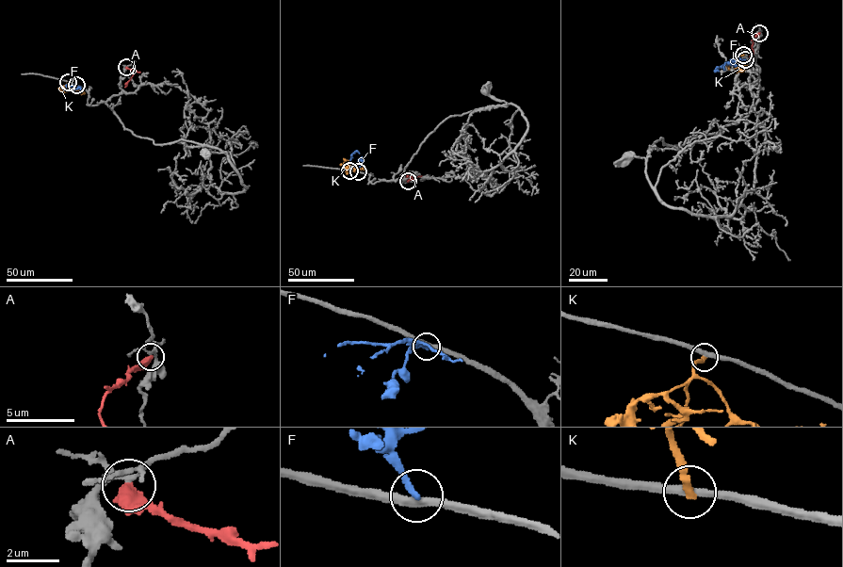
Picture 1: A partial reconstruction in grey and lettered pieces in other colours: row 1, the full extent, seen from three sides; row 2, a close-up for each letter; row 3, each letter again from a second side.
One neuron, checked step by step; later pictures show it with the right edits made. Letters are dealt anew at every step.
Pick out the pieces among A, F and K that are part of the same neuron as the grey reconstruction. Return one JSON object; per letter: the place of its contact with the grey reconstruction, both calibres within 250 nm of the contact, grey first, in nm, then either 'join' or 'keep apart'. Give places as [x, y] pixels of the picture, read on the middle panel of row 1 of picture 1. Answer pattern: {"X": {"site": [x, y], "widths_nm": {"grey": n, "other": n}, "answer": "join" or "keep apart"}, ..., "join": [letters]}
{"A": {"site": [408, 181], "widths_nm": {"grey": 170, "other": 550}, "answer": "keep apart"}, "F": {"site": [358, 171], "widths_nm": {"grey": 320, "other": 260}, "answer": "keep apart"}, "K": {"site": [349, 170], "widths_nm": {"grey": 320, "other": 280}, "answer": "keep apart"}, "join": []}

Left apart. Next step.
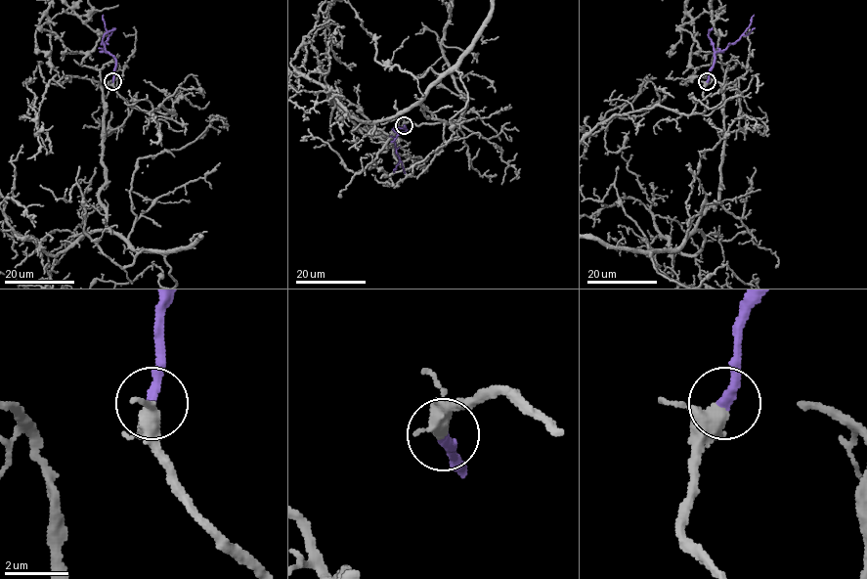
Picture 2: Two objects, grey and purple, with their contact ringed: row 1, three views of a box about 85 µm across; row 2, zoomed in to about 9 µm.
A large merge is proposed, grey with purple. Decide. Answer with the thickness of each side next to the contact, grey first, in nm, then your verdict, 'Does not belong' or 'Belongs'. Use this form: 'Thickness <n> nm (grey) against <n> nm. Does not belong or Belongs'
Thickness 320 nm (grey) against 320 nm. Belongs

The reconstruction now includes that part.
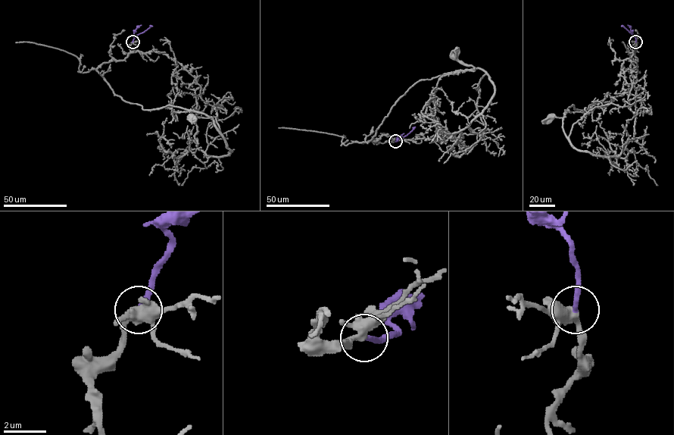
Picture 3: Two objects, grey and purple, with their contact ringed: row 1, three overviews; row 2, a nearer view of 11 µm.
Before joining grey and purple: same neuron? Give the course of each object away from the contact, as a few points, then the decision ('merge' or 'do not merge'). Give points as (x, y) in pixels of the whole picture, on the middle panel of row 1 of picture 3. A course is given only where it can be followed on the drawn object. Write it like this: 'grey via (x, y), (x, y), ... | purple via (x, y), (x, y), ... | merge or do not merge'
grey via (394, 141), (382, 135), (376, 141), (360, 142), (372, 139), (391, 107), (416, 82), (475, 68), (455, 56) | purple via (394, 141), (406, 136), (415, 126) | merge

